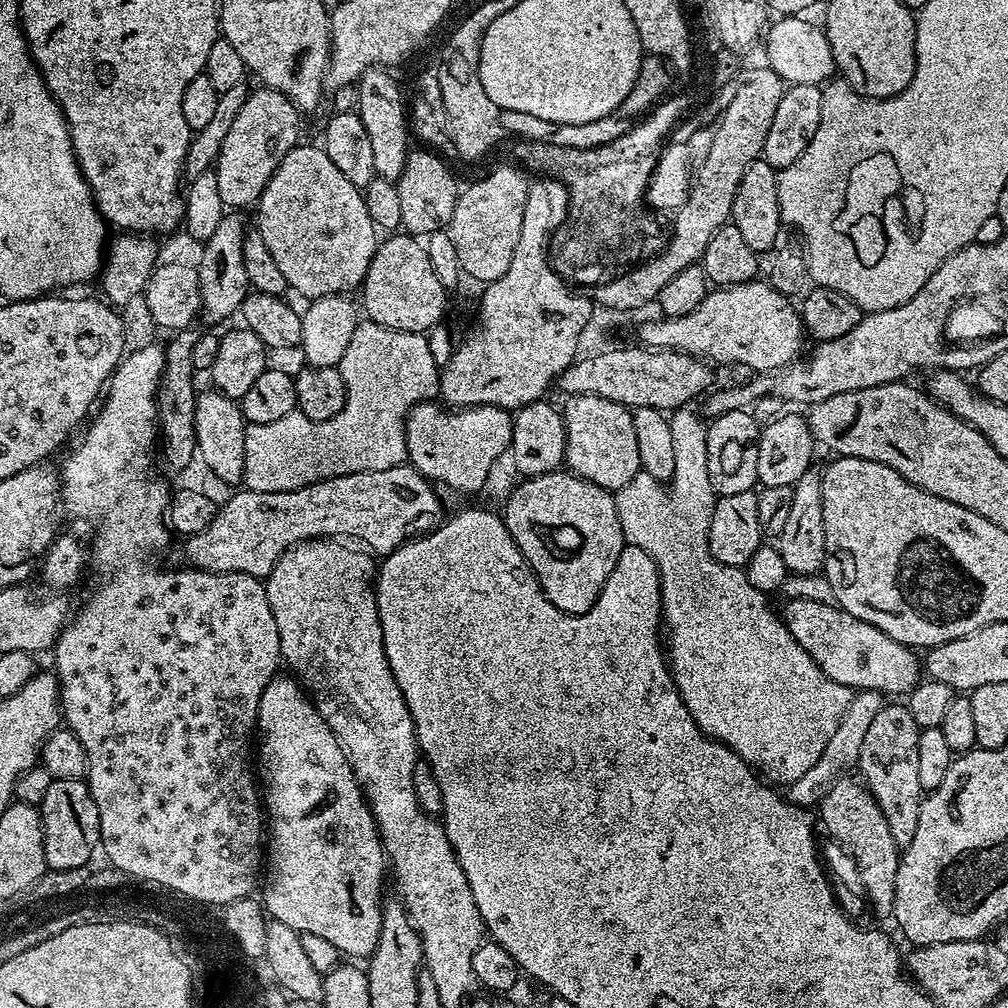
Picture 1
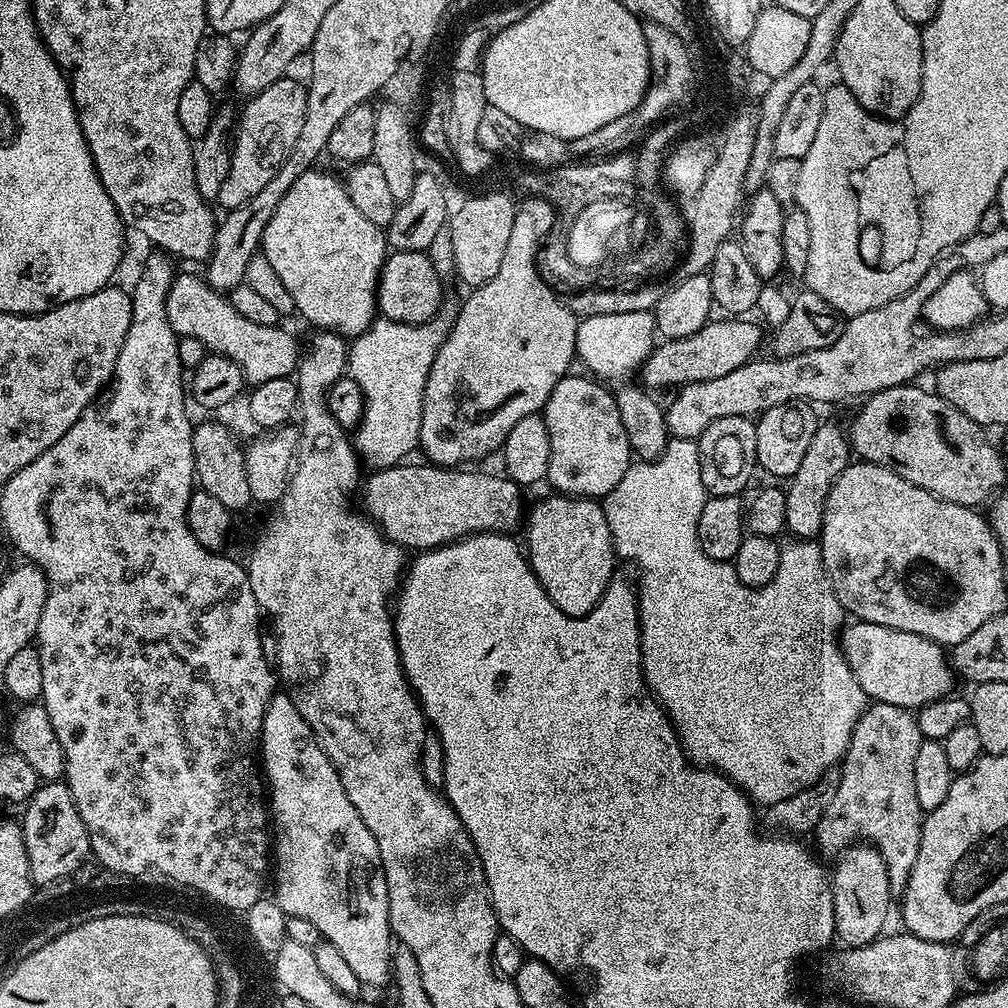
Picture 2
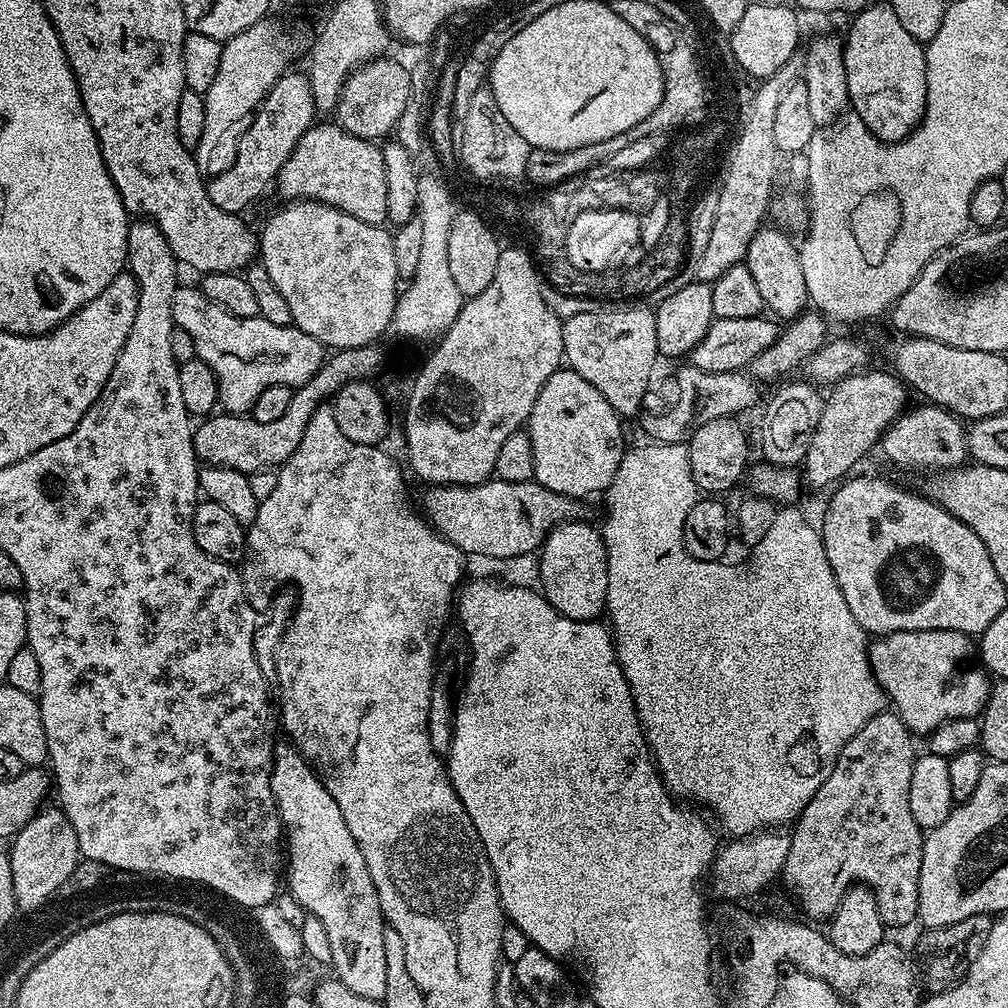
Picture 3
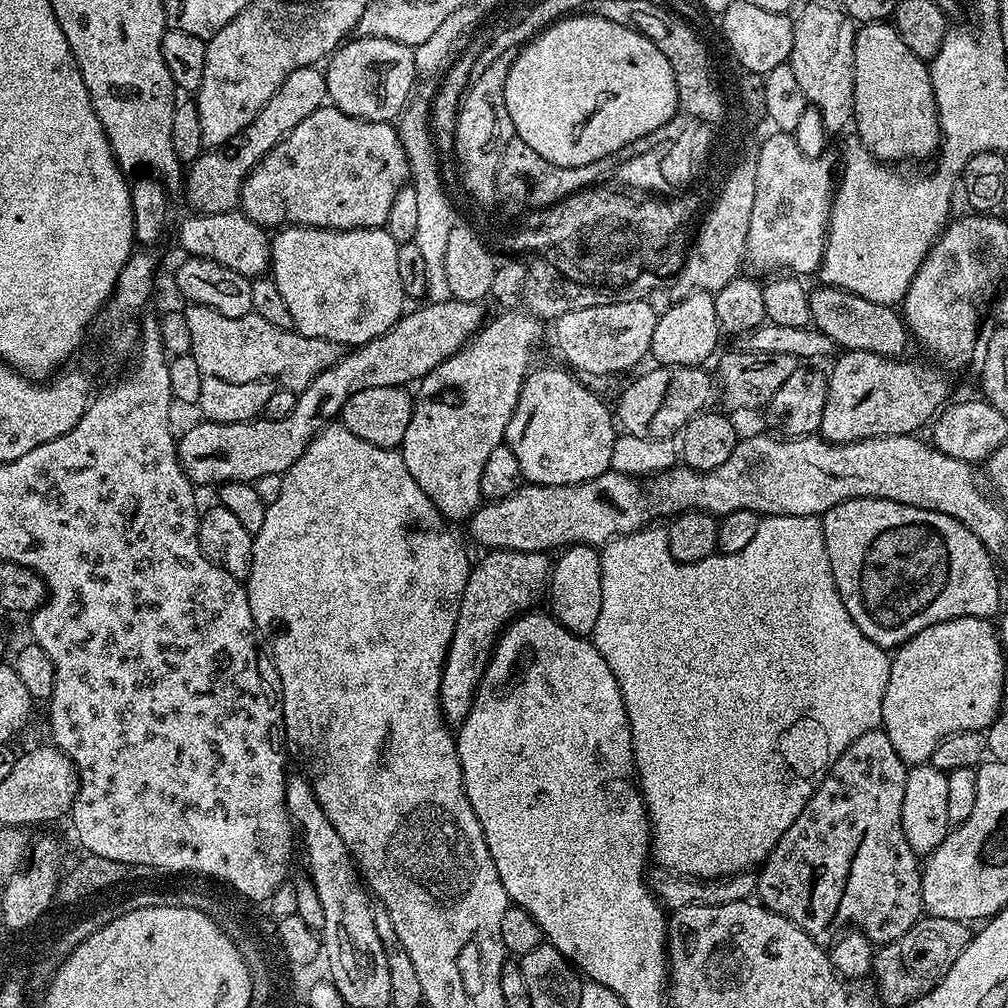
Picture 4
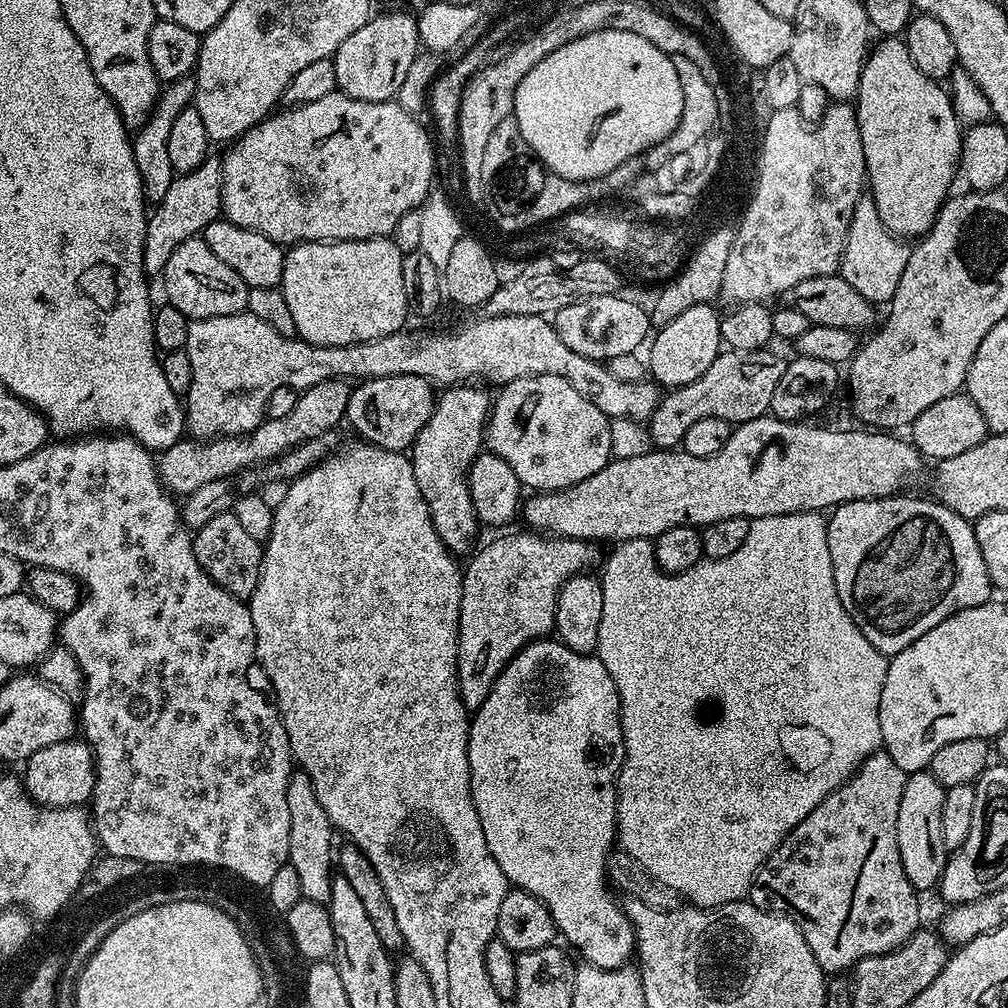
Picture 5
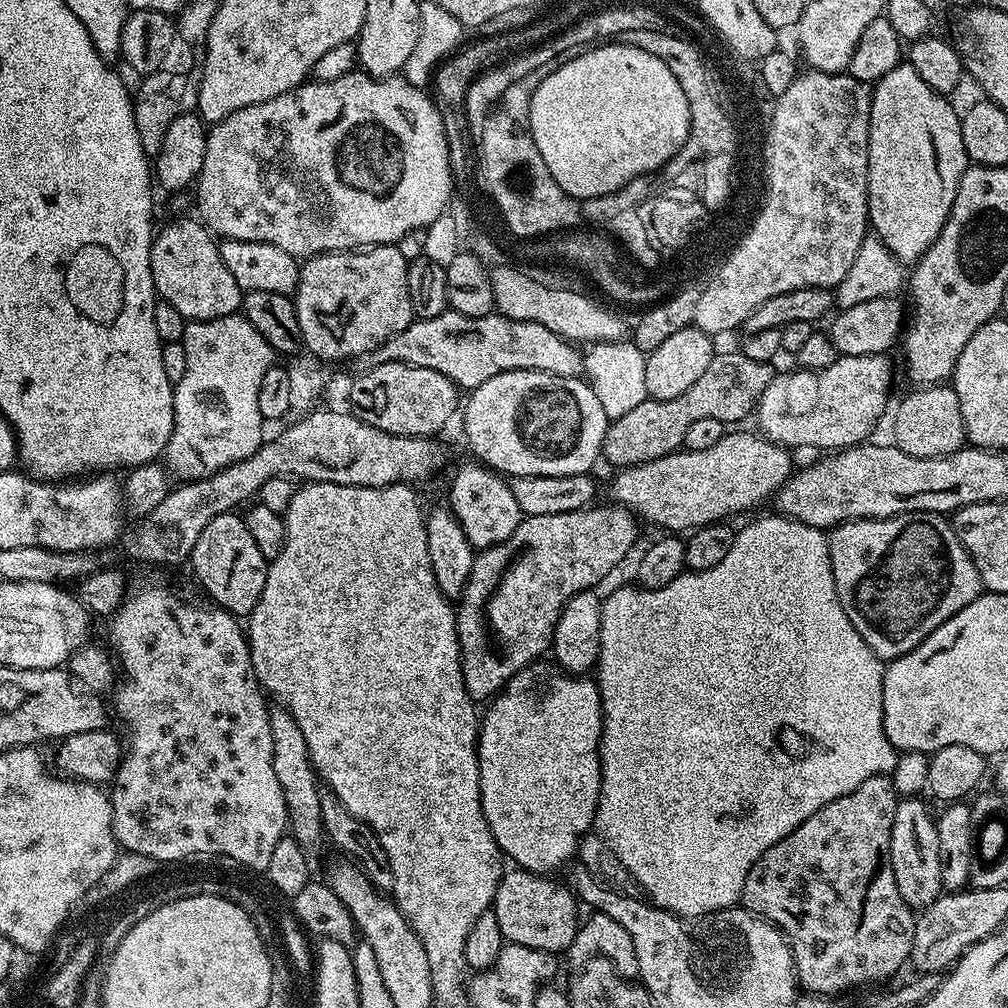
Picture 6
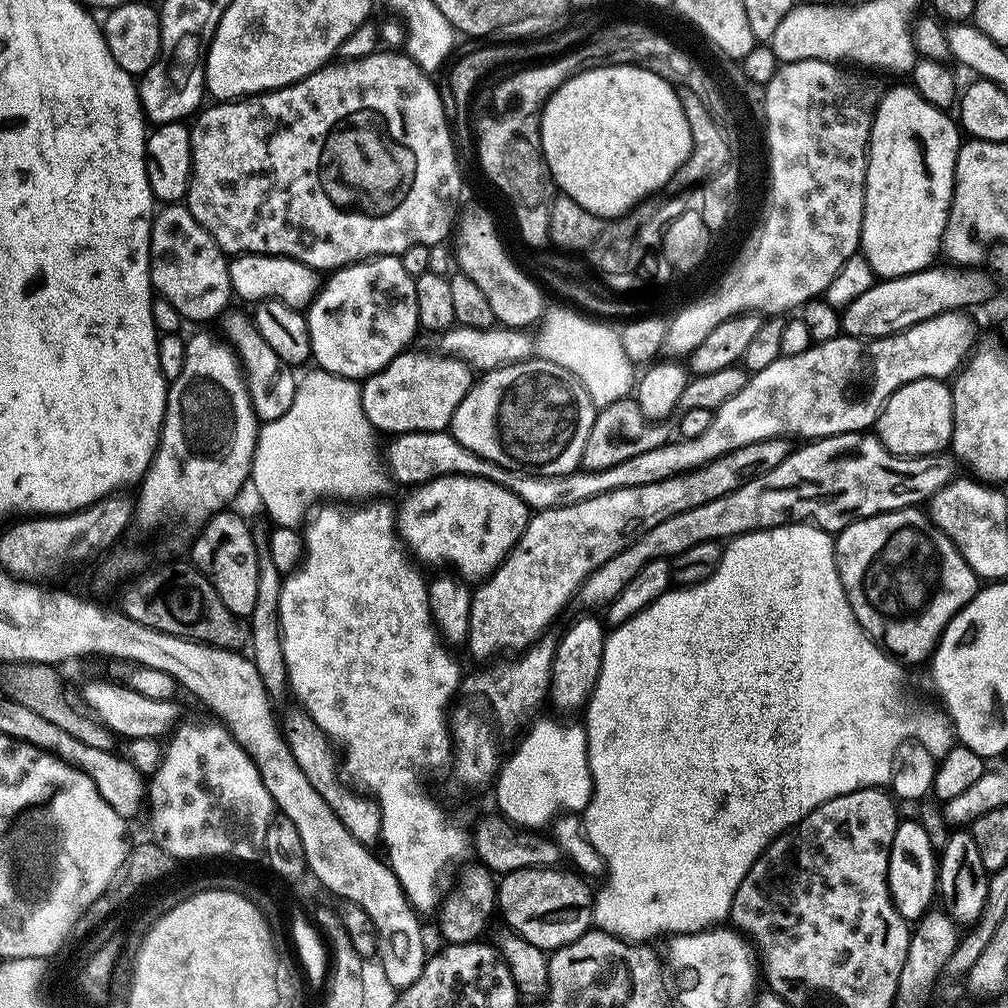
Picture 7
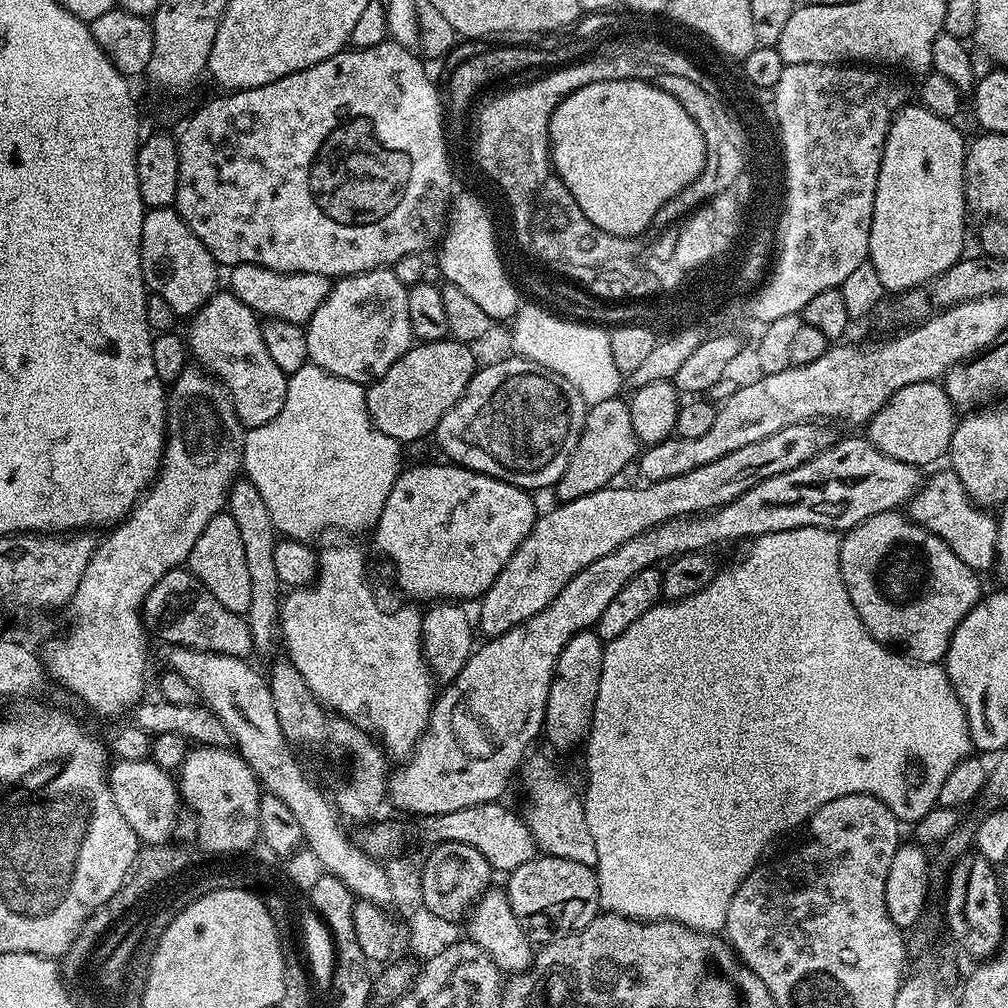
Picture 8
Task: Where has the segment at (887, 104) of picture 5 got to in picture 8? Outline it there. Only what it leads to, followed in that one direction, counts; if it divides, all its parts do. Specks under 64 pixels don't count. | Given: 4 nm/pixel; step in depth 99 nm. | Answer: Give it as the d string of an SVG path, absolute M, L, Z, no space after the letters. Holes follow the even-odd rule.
M905 106L896 113L892 119L892 125L888 131L888 137L884 143L882 154L882 166L878 170L878 186L874 194L874 218L870 226L870 246L868 247L868 260L878 270L878 279L882 281L885 293L899 294L908 292L911 288L919 288L941 276L950 266L954 266L965 255L964 252L964 212L966 213L966 201L964 199L964 154L966 151L966 140L960 137L957 126L951 120L938 118L938 114L930 114L922 106Z

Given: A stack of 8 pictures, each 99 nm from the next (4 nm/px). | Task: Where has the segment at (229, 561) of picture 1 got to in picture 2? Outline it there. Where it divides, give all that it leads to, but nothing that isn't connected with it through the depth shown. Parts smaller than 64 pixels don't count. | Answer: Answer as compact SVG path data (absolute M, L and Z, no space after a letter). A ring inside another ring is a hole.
M401 462L392 465L391 468L382 468L373 471L372 477L367 477L363 483L362 493L364 492L364 508L363 511L371 518L372 522L377 528L383 532L388 540L393 540L395 544L400 545L405 550L427 550L430 548L438 548L441 544L450 544L454 540L462 540L466 536L476 536L480 532L503 532L507 533L508 528L512 528L516 523L521 523L522 512L520 516L520 492L522 492L521 485L515 484L508 479L507 475L499 474L500 476L491 476L488 472L468 472L472 470L461 470L459 467L455 468L441 468L431 462L423 462L424 464L408 464L412 462Z

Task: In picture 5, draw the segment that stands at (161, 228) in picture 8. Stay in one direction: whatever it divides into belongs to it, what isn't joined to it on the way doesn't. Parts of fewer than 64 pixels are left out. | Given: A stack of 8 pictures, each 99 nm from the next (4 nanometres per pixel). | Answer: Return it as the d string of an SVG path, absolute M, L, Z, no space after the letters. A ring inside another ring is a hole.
M191 236L182 242L166 258L162 273L164 292L167 303L170 303L189 320L205 320L215 316L229 316L245 311L248 306L249 286L214 255L214 250L200 236Z

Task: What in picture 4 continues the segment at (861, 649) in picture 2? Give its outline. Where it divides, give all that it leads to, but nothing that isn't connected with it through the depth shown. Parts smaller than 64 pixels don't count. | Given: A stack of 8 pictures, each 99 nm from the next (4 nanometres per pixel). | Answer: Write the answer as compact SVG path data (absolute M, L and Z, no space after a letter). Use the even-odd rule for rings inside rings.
M959 616L946 622L938 622L926 630L914 634L905 644L899 645L891 657L890 678L886 686L886 694L882 698L882 718L880 719L882 730L890 738L890 746L894 746L894 750L898 750L898 758L902 758L909 766L926 764L931 761L934 746L938 746L938 742L942 738L962 730L974 730L975 732L987 730L996 721L996 716L1000 713L1000 698L1006 692L1006 688L1004 688L1004 660L1006 660L1006 654L1000 648L1000 638L991 619L983 620L982 618Z

